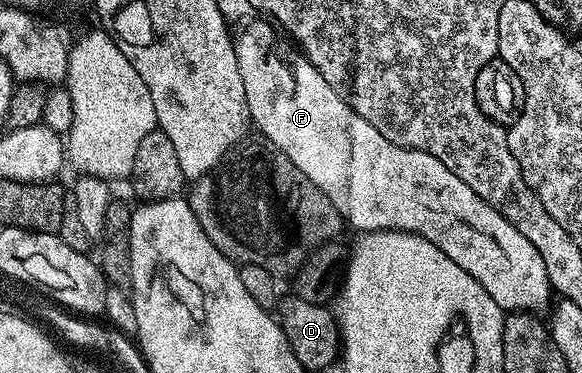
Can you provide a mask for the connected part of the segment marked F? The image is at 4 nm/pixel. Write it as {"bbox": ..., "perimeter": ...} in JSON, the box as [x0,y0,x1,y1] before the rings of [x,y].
{"bbox":[233,22,553,313],"perimeter":[[[246,22],[241,27],[242,31],[233,35],[233,48],[239,61],[239,73],[243,73],[243,93],[247,93],[247,109],[252,126],[258,127],[268,142],[287,153],[303,177],[315,181],[315,185],[327,193],[331,205],[335,205],[348,226],[350,223],[354,227],[354,232],[405,231],[423,236],[442,249],[464,272],[471,273],[506,313],[539,313],[550,306],[553,290],[542,254],[529,238],[499,213],[497,207],[479,197],[437,157],[422,150],[400,146],[383,137],[383,133],[379,133],[371,121],[359,117],[359,113],[355,113],[355,109],[343,101],[340,93],[331,89],[323,73],[319,73],[319,69],[315,69],[315,65],[311,65],[311,61],[300,50],[290,46],[278,34],[272,22],[253,22]]]}

